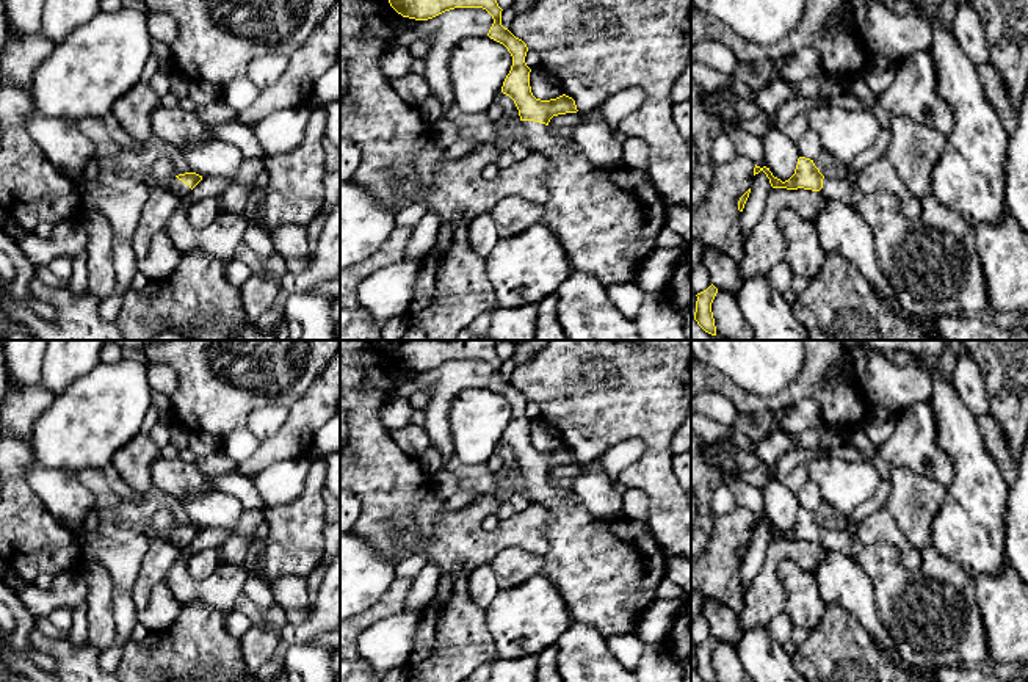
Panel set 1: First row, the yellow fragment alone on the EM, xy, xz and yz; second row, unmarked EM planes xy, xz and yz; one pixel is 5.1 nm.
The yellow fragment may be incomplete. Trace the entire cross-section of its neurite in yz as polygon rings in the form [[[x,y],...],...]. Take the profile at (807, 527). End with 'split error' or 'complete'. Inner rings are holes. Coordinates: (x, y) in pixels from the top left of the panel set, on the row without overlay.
[[[799,508],[795,525],[782,533],[769,519],[754,519],[754,527],[763,522],[773,539],[820,542],[827,550],[837,550],[852,558],[871,580],[879,619],[893,641],[901,658],[929,669],[961,665],[979,668],[989,660],[989,646],[983,618],[978,613],[973,577],[953,560],[945,558],[932,544],[920,550],[921,563],[917,569],[901,564],[896,549],[887,542],[868,546],[854,541],[848,530],[831,530],[820,524],[813,511]]]; split error

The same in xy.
[[[185,524],[185,525],[179,525],[179,527],[172,527],[168,531],[168,538],[169,541],[183,549],[185,546],[188,546],[199,533],[202,531],[202,527],[196,525],[196,524]]]; split error

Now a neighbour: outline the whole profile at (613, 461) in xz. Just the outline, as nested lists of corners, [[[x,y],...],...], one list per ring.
[[[632,437],[625,439],[608,452],[600,455],[600,464],[603,472],[611,478],[617,480],[621,472],[638,461],[644,452],[644,442],[641,439]]]

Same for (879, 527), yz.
[[[887,506],[859,522],[859,541],[868,546],[879,542],[893,546],[900,555],[900,561],[907,569],[917,569],[921,563],[920,552],[901,533]]]

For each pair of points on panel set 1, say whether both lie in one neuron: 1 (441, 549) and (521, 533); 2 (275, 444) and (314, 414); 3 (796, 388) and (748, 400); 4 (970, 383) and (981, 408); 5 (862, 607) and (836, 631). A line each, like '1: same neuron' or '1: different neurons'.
1: same neuron
2: same neuron
3: same neuron
4: same neuron
5: different neurons

